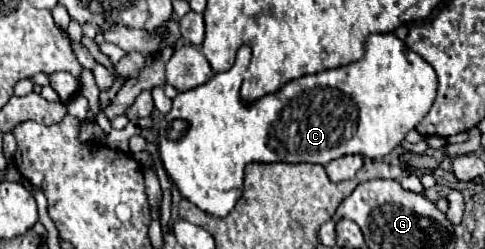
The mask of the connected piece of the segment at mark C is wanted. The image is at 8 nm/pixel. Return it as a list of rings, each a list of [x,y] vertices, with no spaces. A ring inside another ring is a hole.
[[[393,32],[371,34],[367,38],[367,50],[363,60],[291,80],[279,92],[263,96],[257,102],[245,106],[239,96],[239,88],[243,82],[243,72],[249,66],[249,58],[251,48],[241,46],[231,70],[215,74],[209,82],[197,88],[179,92],[173,98],[173,108],[165,114],[159,126],[159,158],[167,176],[177,186],[183,198],[213,216],[227,216],[235,208],[235,194],[243,194],[241,190],[245,166],[249,162],[327,164],[345,154],[359,154],[381,160],[405,140],[409,130],[413,130],[423,120],[423,116],[431,110],[437,94],[437,74],[433,66],[419,54],[409,50],[405,42],[399,40]],[[175,120],[185,122],[183,132],[175,132]]]

